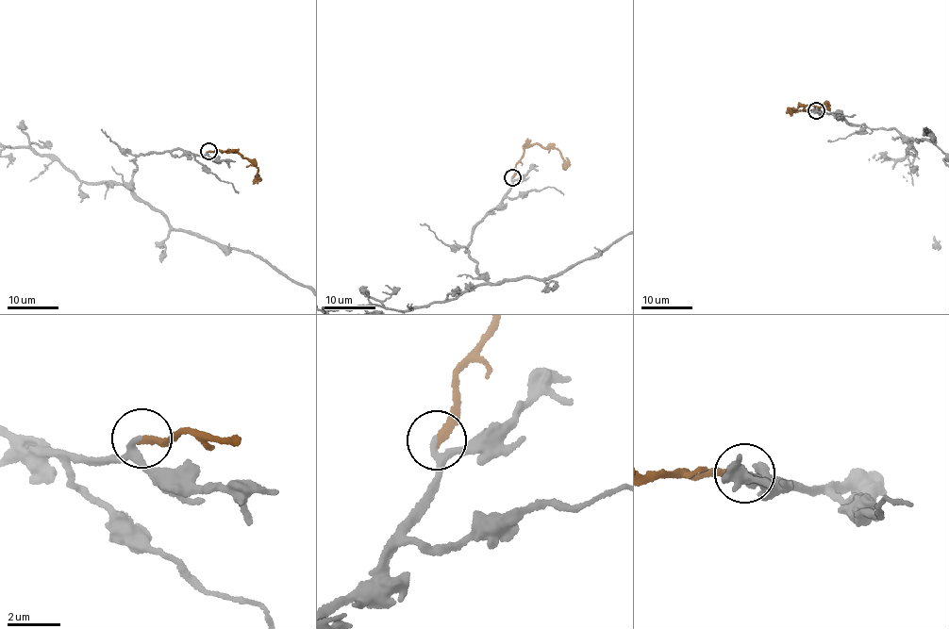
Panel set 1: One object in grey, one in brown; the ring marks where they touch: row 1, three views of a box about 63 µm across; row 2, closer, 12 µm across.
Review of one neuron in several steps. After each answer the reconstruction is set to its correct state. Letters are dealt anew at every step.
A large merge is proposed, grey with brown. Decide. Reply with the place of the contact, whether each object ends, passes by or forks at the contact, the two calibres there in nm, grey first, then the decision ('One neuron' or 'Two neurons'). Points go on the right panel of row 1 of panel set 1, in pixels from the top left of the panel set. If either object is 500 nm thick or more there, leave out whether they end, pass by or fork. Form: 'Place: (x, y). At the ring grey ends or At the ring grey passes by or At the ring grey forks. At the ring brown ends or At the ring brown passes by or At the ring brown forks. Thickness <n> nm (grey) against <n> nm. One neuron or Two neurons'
Place: (816, 110). At the ring grey passes by. At the ring brown ends. Thickness 170 nm (grey) against 280 nm. One neuron

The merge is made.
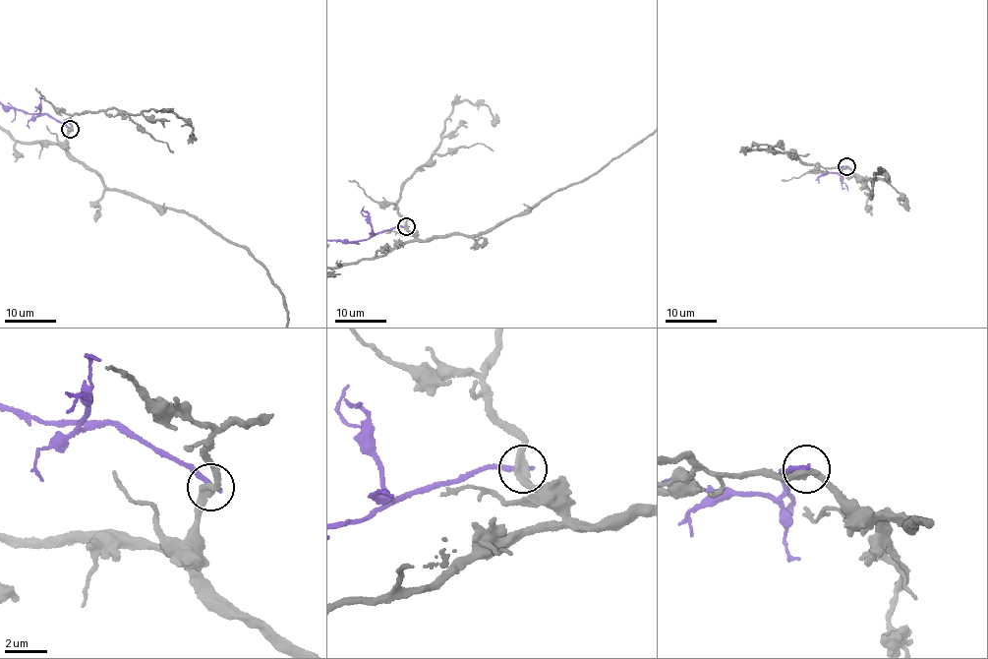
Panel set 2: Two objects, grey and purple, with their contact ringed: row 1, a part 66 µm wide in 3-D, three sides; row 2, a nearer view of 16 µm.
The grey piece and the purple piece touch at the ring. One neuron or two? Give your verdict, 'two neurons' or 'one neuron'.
two neurons

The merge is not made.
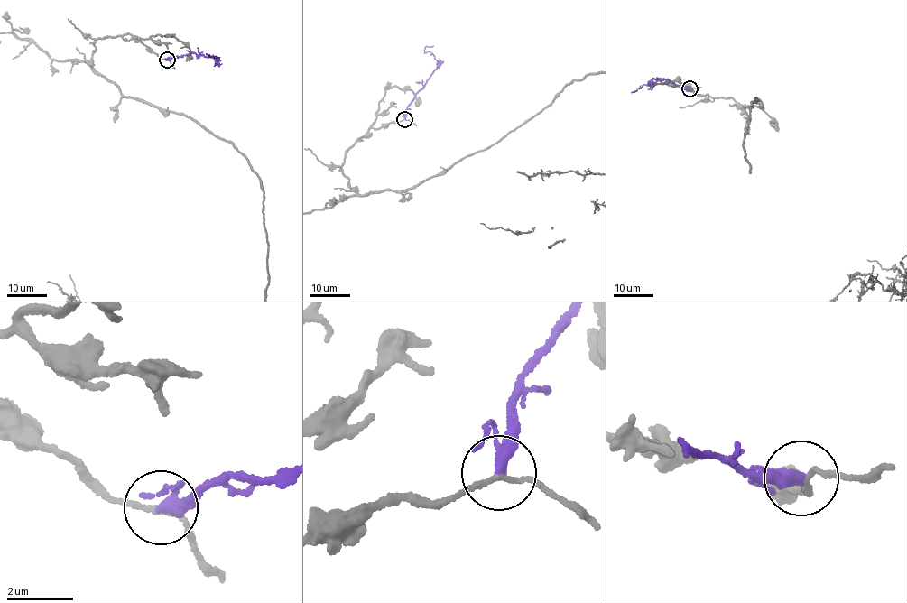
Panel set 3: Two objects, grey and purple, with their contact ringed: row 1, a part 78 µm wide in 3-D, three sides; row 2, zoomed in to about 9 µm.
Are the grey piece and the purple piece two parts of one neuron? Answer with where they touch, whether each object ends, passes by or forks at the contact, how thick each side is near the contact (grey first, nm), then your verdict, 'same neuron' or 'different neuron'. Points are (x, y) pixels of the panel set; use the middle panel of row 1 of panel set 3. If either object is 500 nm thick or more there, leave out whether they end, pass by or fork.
place (404, 119); grey passes by; purple ends; calibres 140 and 360 nm; different neuron

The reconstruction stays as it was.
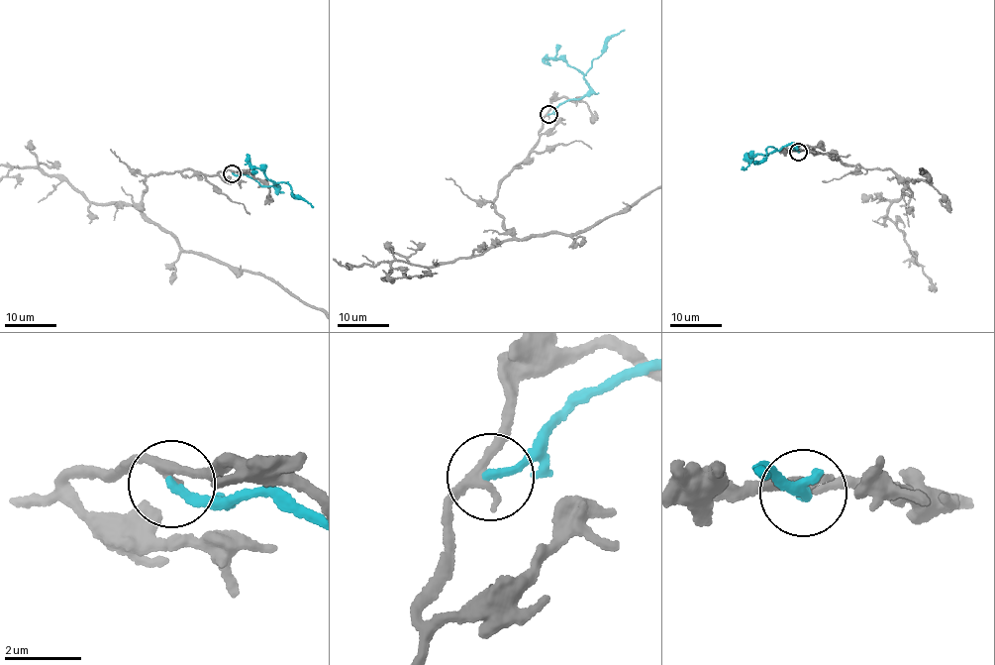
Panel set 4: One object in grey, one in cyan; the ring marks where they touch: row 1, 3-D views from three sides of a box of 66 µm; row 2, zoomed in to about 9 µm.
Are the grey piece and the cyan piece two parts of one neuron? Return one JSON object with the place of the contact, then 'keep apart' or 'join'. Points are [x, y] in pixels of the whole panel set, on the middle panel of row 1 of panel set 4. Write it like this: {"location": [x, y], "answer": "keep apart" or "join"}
{"location": [548, 114], "answer": "keep apart"}

